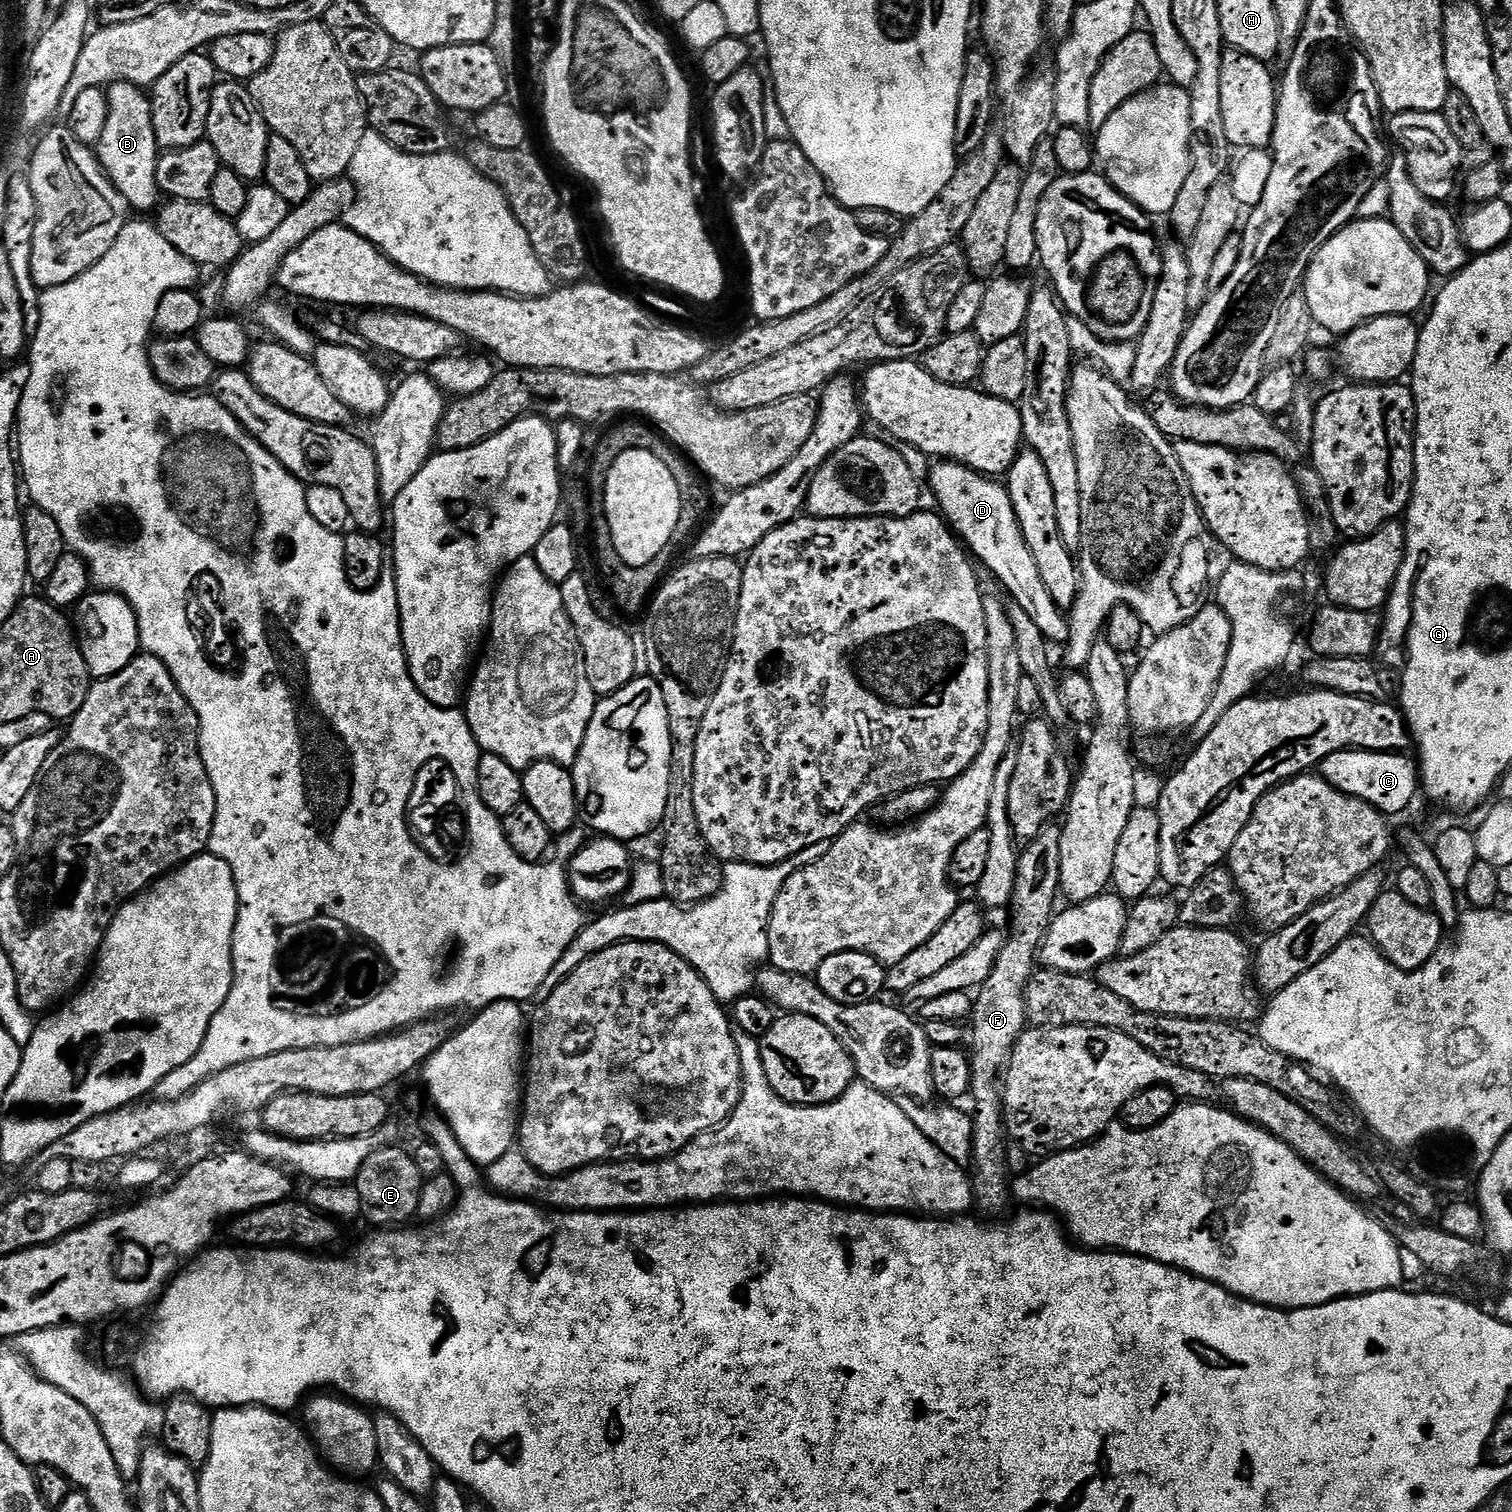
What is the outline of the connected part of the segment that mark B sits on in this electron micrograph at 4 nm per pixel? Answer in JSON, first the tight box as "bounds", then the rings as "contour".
{"bounds":[94,82,161,214],"contour":[[[117,82],[107,89],[108,113],[100,140],[94,145],[97,160],[109,182],[122,194],[129,209],[148,214],[161,203],[158,186],[158,145],[154,138],[152,101],[143,87]]]}

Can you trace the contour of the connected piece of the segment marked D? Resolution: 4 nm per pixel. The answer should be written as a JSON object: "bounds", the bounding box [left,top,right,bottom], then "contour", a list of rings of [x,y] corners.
{"bounds":[932,459,1068,645],"contour":[[[941,459],[933,464],[936,465],[932,468],[932,492],[936,495],[937,502],[940,503],[939,511],[952,531],[962,541],[965,549],[977,561],[980,559],[996,575],[997,582],[1012,595],[1011,603],[1022,606],[1022,610],[1026,610],[1026,615],[1038,625],[1038,630],[1042,630],[1045,638],[1053,645],[1063,645],[1068,638],[1068,616],[1057,606],[1054,598],[1050,598],[1050,590],[1046,590],[1042,582],[1042,574],[1038,574],[1034,554],[1030,554],[1030,546],[1026,546],[1026,538],[1014,514],[1014,506],[1007,487],[999,479],[989,478],[982,472],[967,468],[964,464],[957,464],[955,460]]]}

